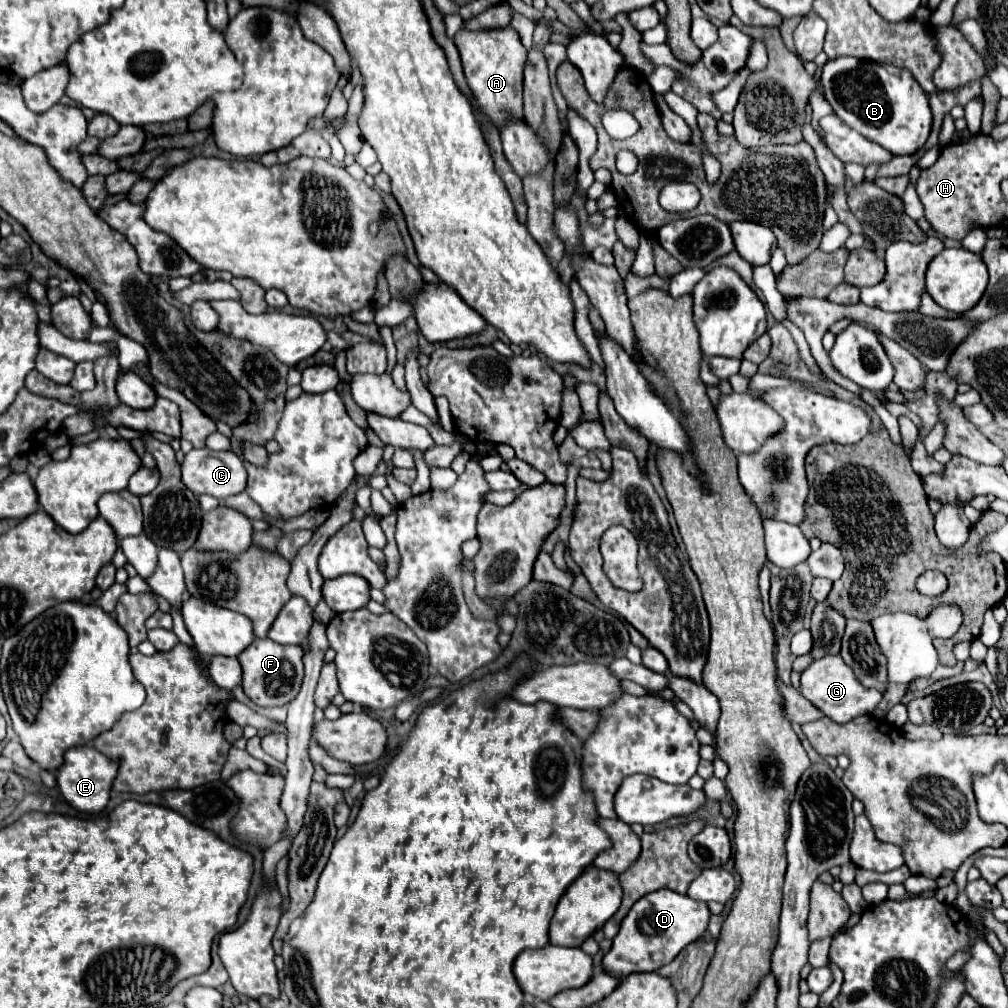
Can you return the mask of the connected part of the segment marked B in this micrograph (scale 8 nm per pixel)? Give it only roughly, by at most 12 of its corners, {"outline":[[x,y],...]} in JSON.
{"outline":[[890,64],[822,68],[836,116],[890,150],[924,146],[926,92]]}

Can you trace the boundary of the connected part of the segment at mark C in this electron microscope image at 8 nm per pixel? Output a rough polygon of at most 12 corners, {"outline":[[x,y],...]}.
{"outline":[[194,448],[182,482],[224,500],[246,488],[234,452]]}

